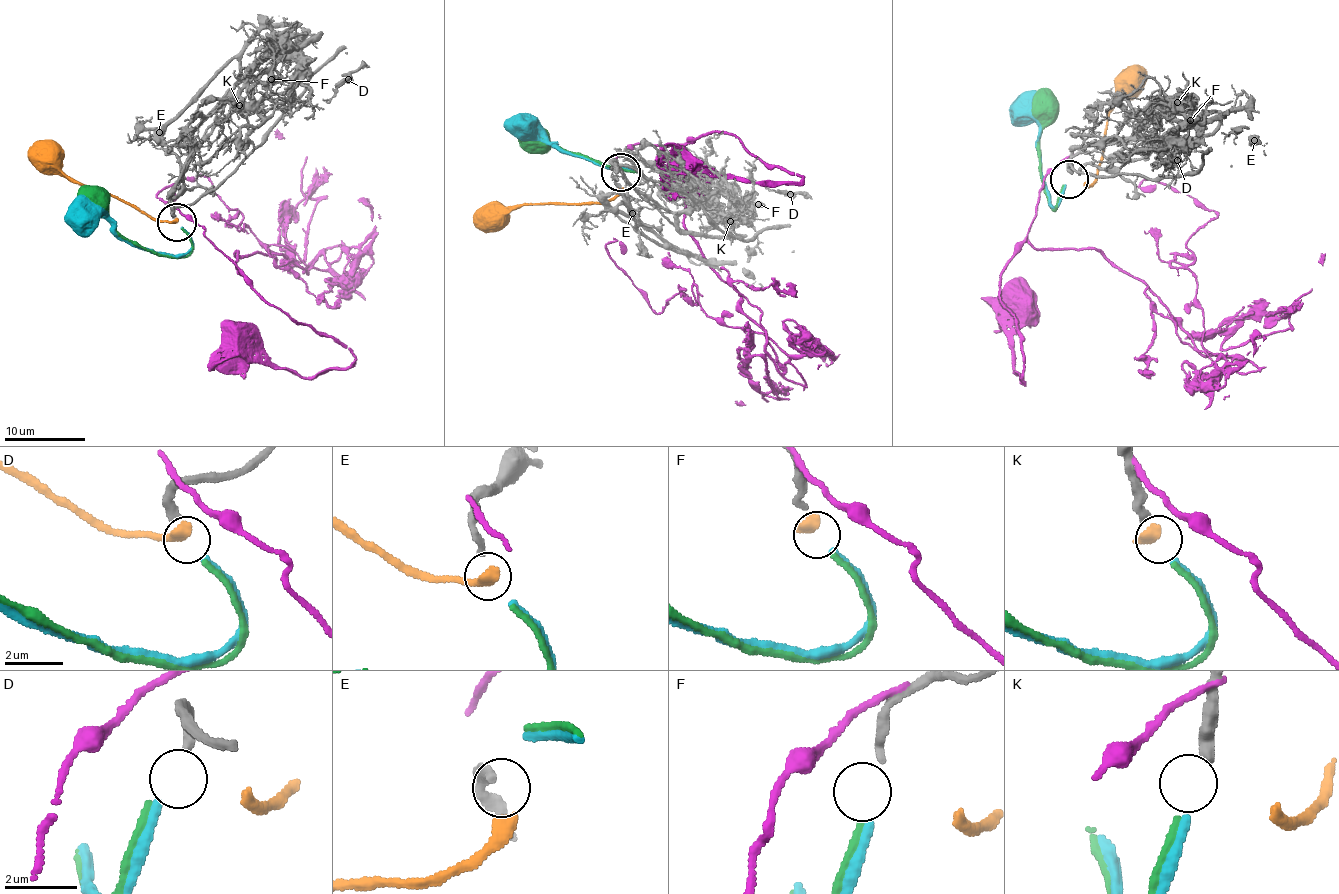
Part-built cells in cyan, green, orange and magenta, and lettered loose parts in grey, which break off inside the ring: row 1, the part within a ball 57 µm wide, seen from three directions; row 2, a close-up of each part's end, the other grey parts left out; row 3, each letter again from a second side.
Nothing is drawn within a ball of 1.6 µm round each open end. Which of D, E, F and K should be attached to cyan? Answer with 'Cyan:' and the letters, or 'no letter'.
Cyan: K

